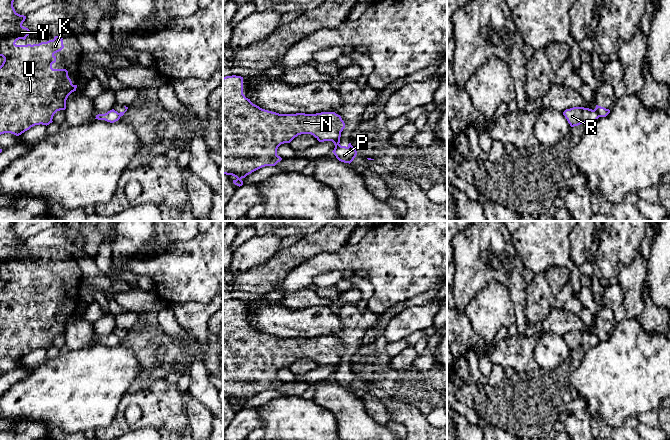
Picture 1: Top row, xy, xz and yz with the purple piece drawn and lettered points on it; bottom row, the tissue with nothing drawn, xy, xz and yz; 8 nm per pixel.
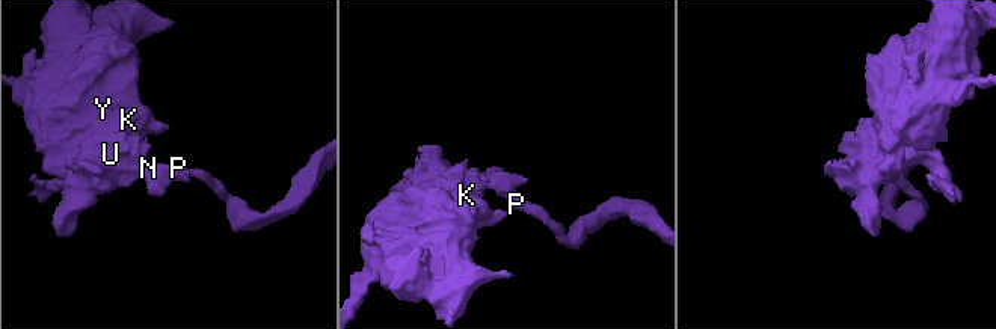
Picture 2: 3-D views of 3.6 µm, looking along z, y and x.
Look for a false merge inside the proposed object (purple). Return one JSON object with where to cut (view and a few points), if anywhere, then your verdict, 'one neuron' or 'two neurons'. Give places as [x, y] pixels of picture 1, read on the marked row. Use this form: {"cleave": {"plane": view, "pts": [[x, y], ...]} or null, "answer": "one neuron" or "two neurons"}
{"cleave": {"plane": "yz", "pts": [[594, 109], [599, 116]]}, "answer": "two neurons"}

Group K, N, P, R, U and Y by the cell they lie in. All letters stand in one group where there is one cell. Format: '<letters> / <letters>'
K N R U Y / P

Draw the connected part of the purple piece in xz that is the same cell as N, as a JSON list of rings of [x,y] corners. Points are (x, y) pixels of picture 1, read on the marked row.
[[[243,77],[223,78],[223,174],[236,177],[233,183],[239,187],[243,185],[242,178],[282,160],[277,155],[281,144],[290,143],[298,135],[311,134],[319,142],[332,141],[336,147],[344,128],[344,121],[335,112],[279,114],[262,109],[243,94]]]

